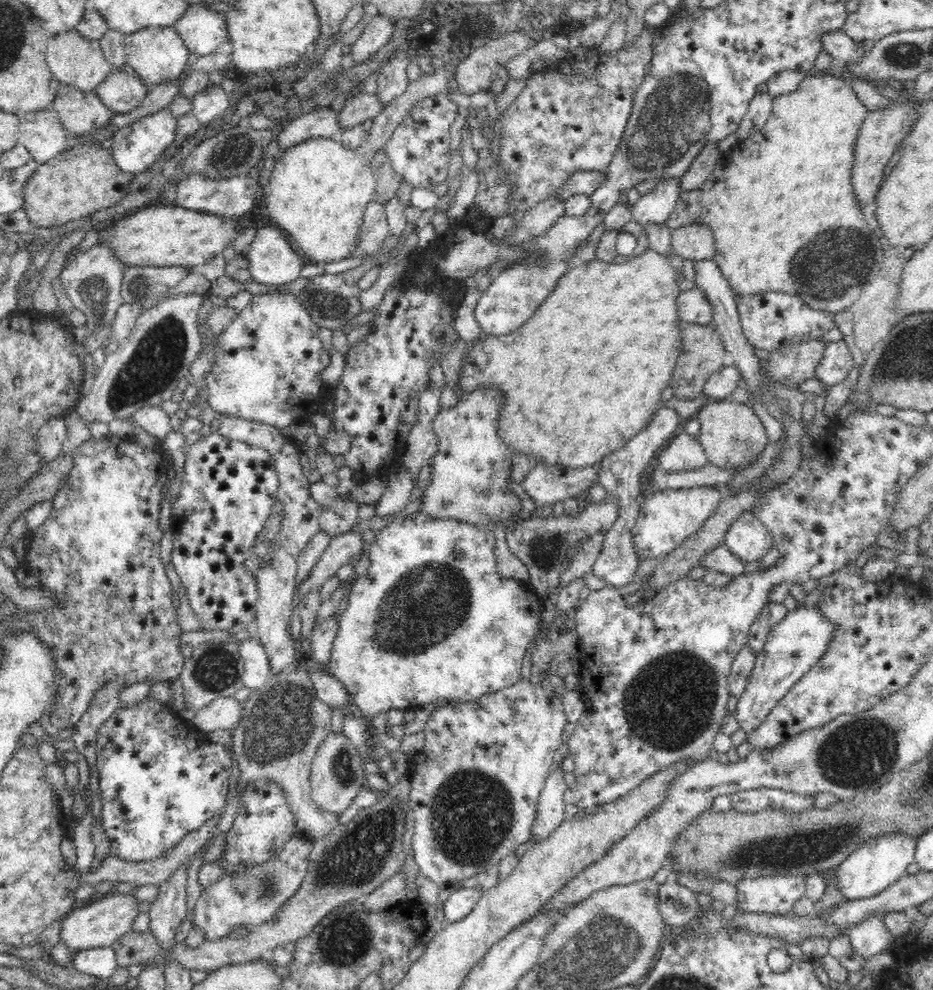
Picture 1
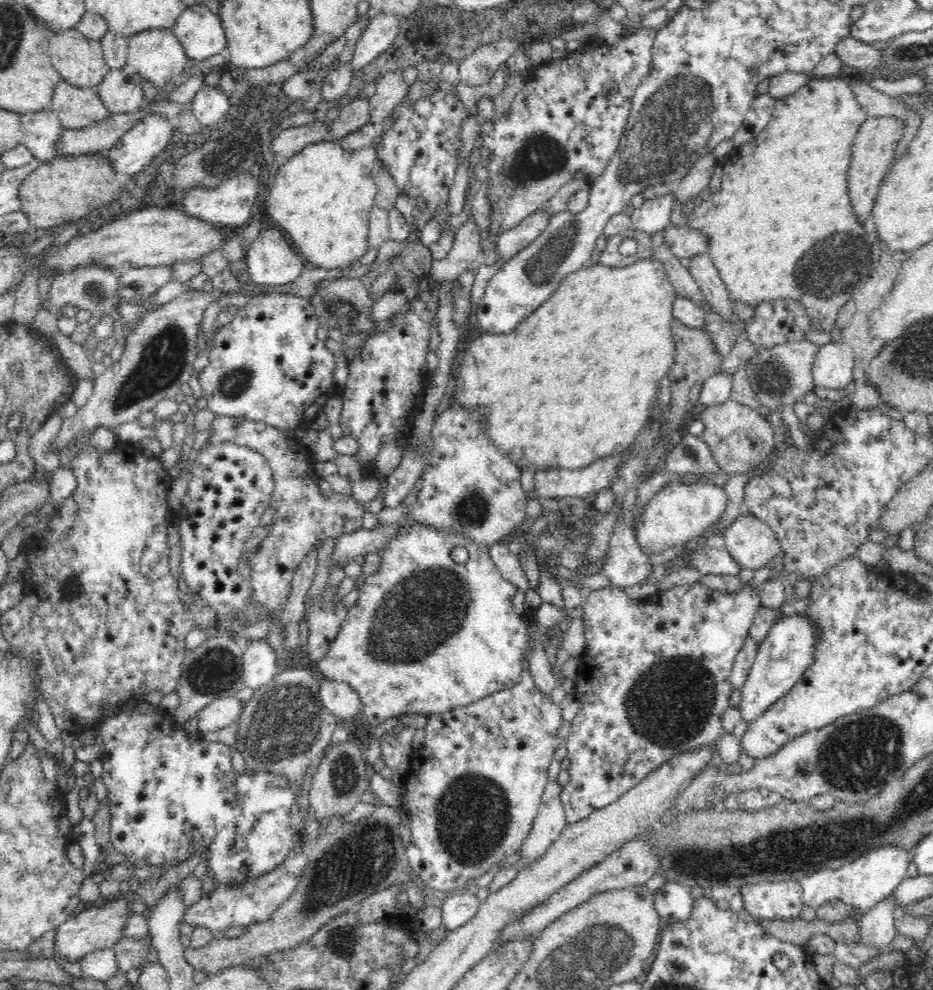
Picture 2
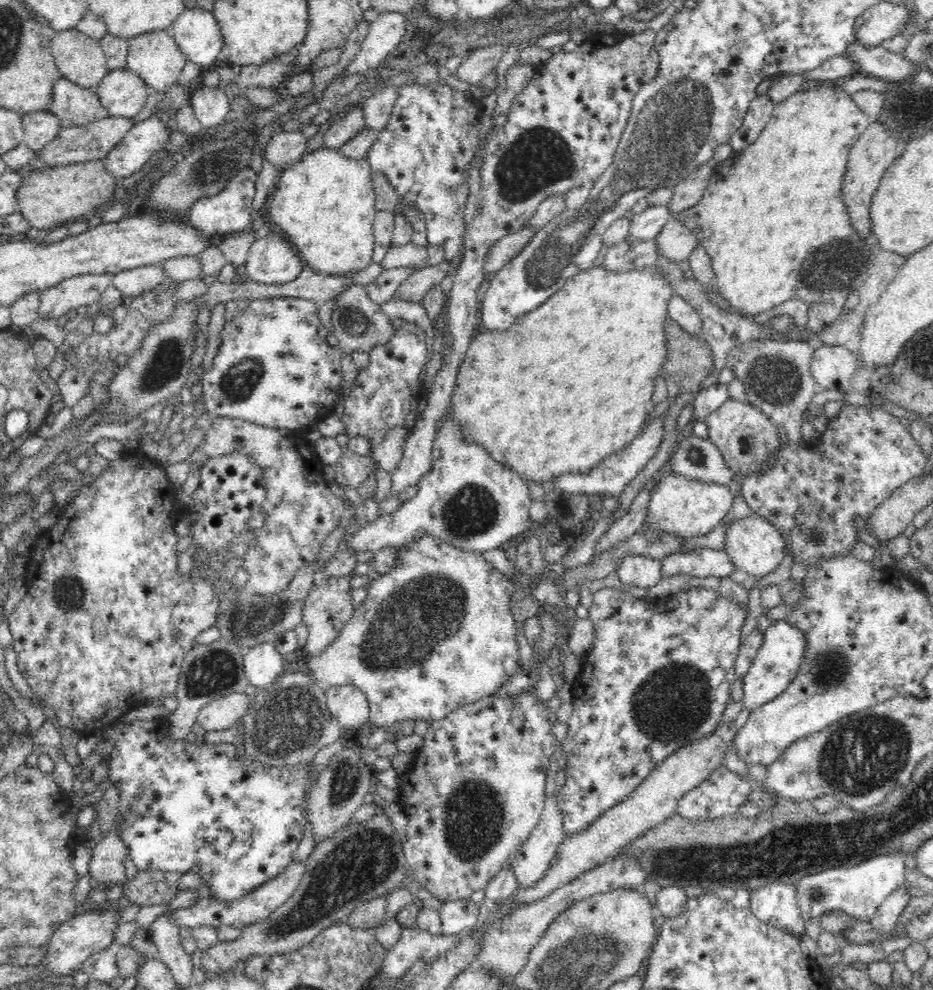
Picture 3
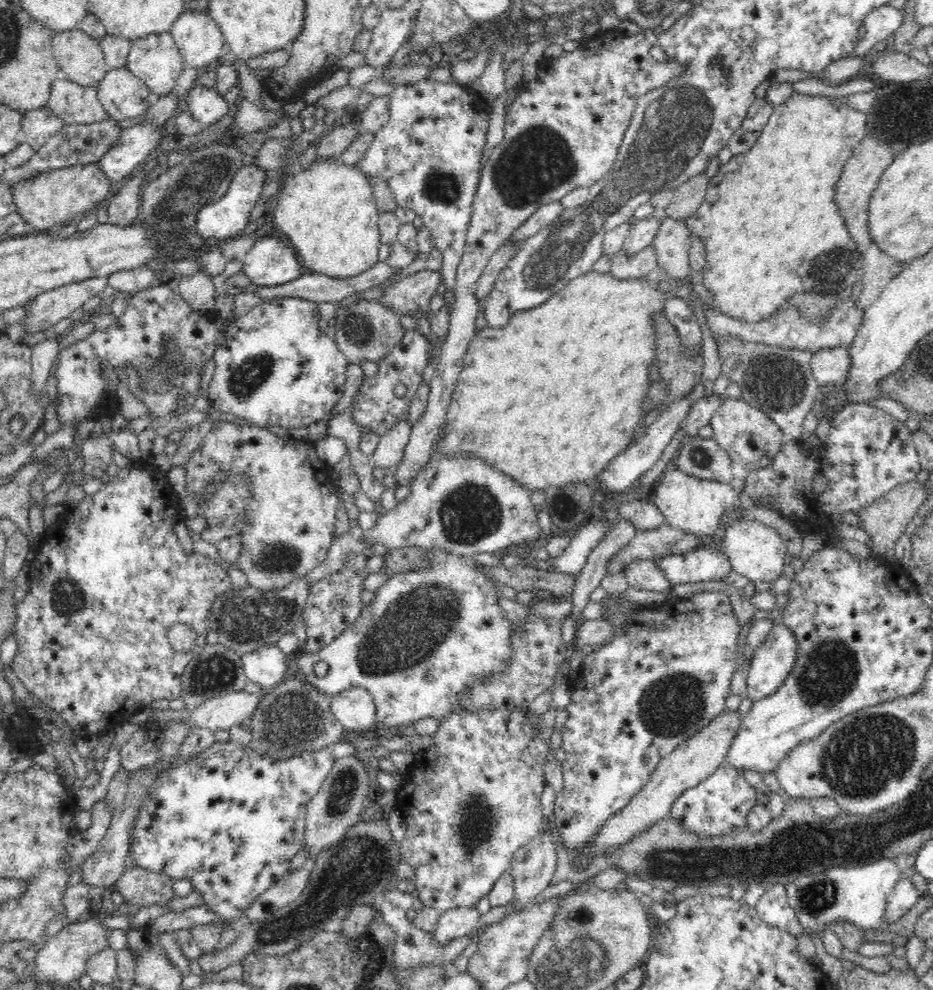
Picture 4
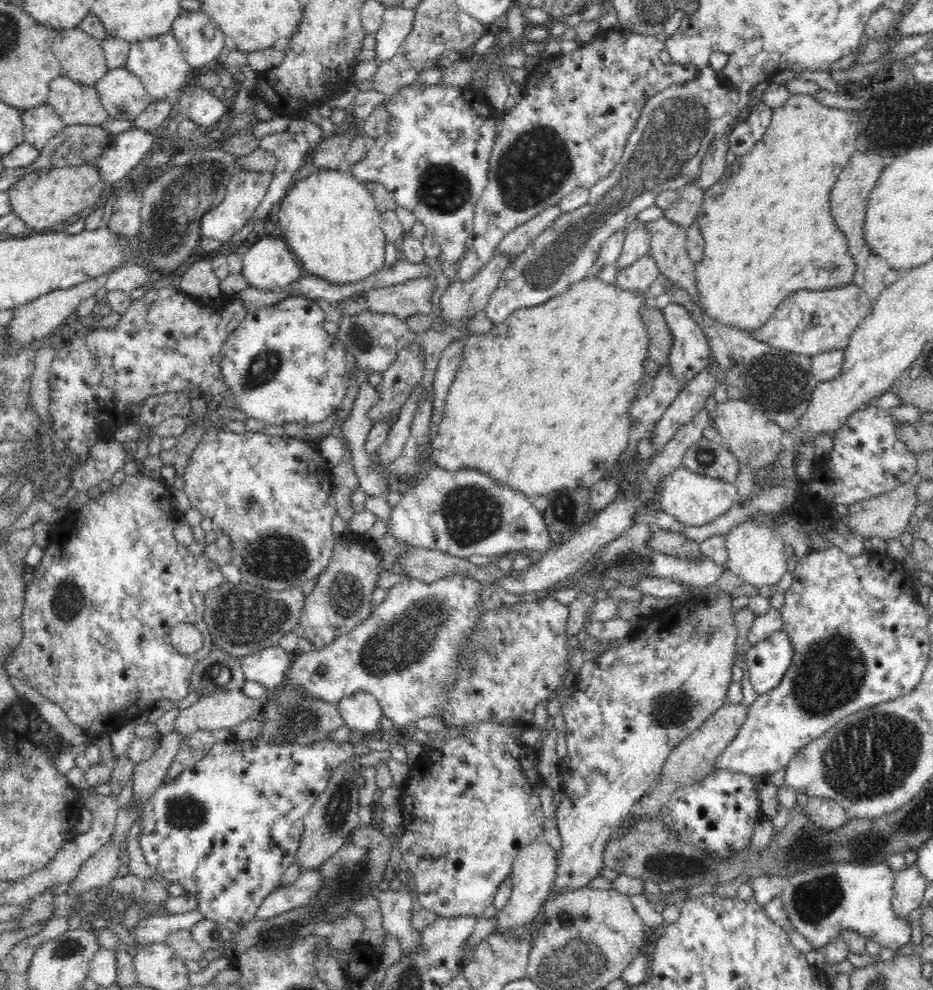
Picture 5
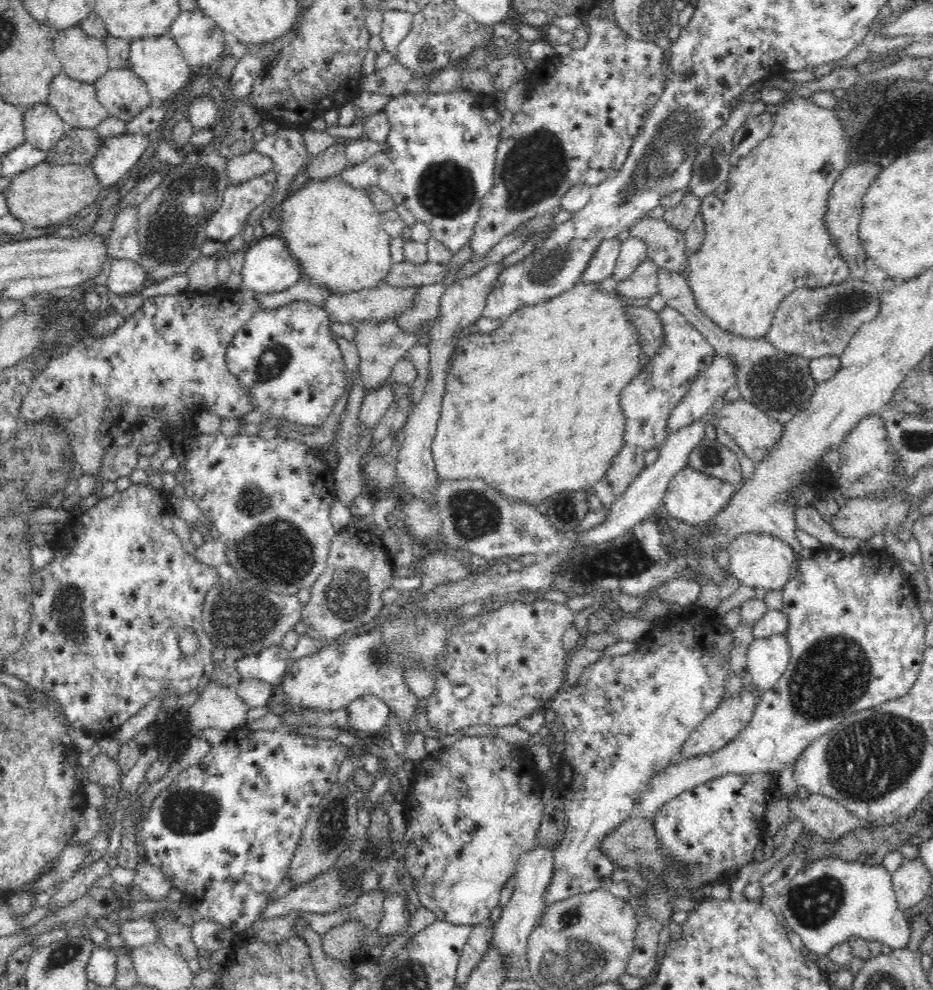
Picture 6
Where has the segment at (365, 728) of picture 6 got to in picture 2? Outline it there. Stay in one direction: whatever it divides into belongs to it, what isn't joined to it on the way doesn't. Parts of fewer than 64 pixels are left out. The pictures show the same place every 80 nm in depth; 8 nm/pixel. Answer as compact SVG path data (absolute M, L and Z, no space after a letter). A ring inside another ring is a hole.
M322 679L319 684L324 706L340 722L352 722L356 716L363 712L360 697L348 684L326 679Z

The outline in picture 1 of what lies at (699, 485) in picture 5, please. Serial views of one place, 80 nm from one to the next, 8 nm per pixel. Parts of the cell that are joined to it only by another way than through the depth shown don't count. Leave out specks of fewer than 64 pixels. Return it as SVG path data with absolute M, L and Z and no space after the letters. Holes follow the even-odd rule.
M715 487L666 488L645 499L641 504L637 524L632 528L632 543L640 561L655 560L673 552L688 537L698 531L718 508L722 494Z

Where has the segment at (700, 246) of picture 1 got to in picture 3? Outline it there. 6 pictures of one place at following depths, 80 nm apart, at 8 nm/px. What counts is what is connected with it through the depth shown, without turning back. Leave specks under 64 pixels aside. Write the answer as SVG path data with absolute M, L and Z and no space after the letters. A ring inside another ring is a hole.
M672 216L657 236L656 244L658 254L679 264L689 258L692 250L698 246L699 238L683 222Z

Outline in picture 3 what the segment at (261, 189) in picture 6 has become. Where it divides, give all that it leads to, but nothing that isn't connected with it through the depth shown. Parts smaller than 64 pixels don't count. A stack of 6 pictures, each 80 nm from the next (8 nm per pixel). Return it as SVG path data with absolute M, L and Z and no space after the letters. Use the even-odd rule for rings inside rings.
M250 167L239 172L234 178L231 178L226 188L222 192L218 192L216 196L200 197L194 206L190 208L189 217L190 223L194 227L198 227L202 233L212 235L215 238L223 238L228 234L242 233L249 230L254 217L250 215L252 212L252 202L256 194L255 181L257 175Z

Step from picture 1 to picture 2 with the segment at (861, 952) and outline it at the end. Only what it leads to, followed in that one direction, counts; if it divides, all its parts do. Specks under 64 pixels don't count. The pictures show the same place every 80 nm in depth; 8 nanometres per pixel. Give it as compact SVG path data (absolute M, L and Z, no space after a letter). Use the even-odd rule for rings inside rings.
M889 897L865 912L859 920L859 942L864 946L884 948L896 938L894 917L900 914L900 906Z

